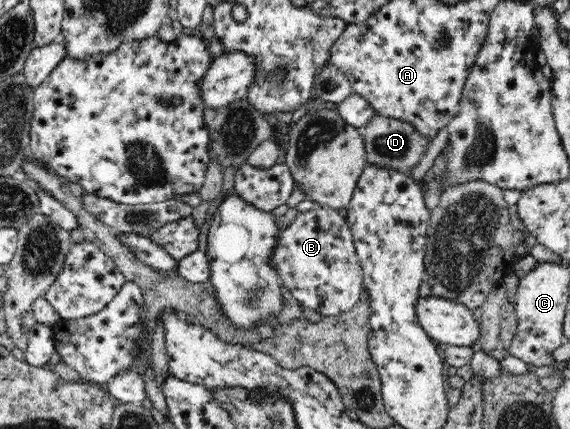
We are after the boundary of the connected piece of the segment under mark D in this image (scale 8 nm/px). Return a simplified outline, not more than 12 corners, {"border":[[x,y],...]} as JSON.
{"border":[[376,113],[362,129],[369,164],[410,172],[429,137]]}

